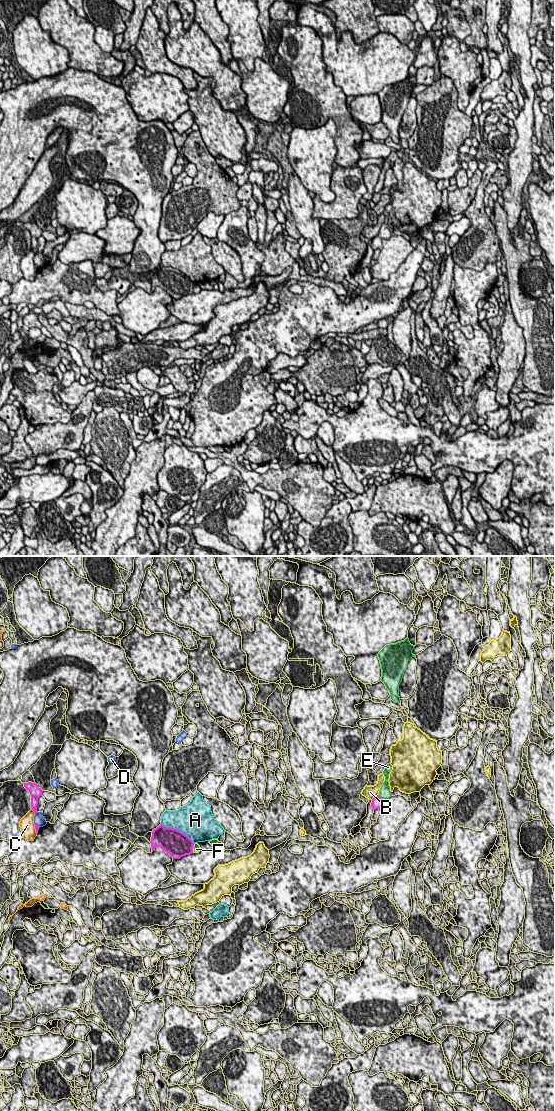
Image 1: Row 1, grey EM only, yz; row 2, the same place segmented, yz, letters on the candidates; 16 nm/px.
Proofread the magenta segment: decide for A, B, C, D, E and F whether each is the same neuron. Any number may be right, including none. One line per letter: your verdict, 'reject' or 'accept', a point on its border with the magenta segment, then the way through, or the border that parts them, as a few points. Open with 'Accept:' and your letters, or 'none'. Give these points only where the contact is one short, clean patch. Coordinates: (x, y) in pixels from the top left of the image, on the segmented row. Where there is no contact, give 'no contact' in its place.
Accept: E
A: reject; contact yz (177, 829)
B: reject; contact yz (375, 796)
C: reject; contact yz (32, 809)
D: reject; contact yz (37, 825)
E: accept; contact yz (379, 796); way yz (376, 803), (379, 796), (385, 793)
F: reject; contact yz (192, 848)

